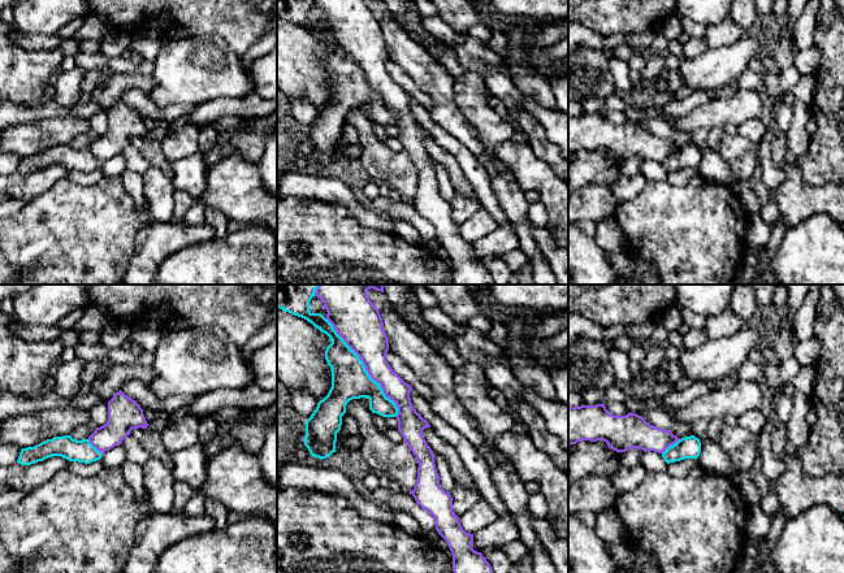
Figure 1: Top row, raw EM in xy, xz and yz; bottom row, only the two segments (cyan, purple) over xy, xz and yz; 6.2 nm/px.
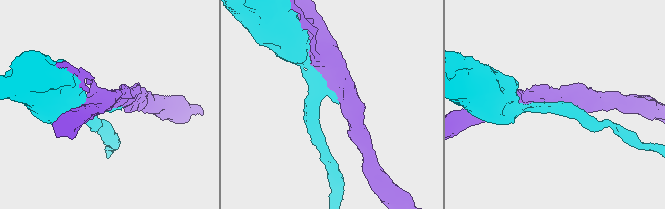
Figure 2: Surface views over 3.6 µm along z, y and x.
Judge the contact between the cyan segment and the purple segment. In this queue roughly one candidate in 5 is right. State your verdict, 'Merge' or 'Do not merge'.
Do not merge

